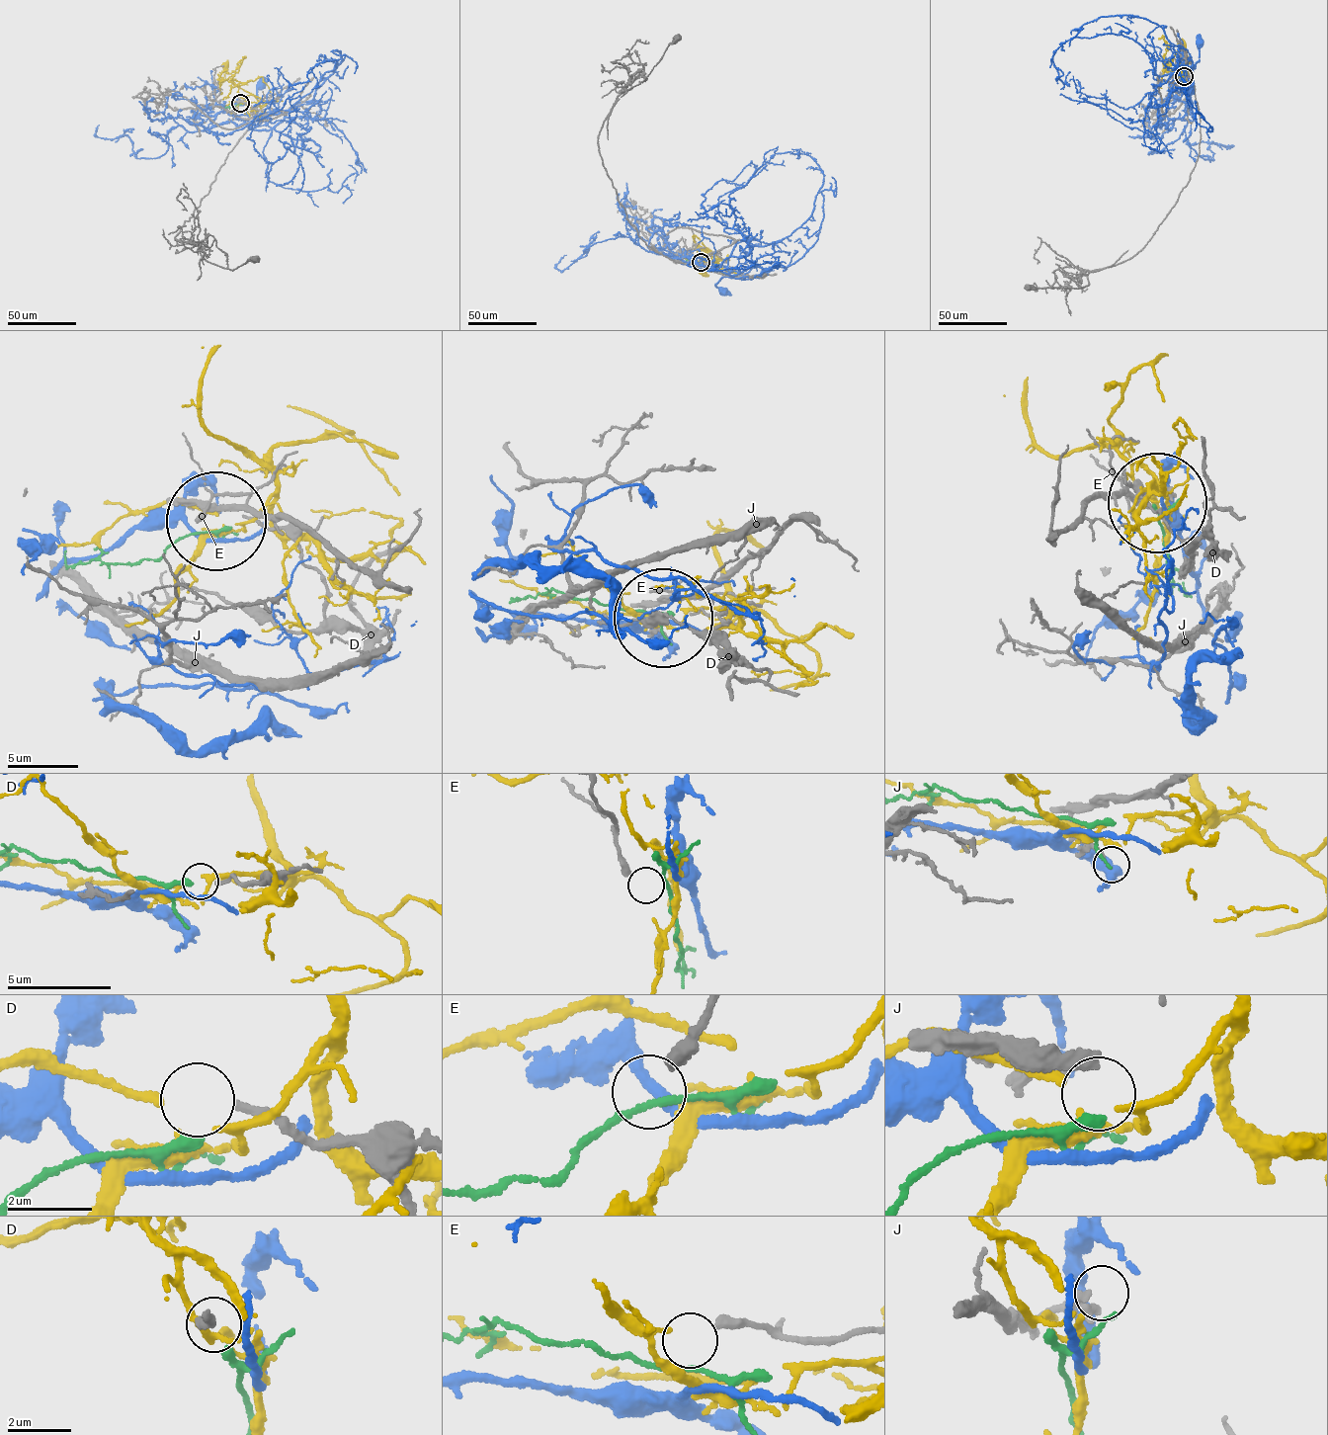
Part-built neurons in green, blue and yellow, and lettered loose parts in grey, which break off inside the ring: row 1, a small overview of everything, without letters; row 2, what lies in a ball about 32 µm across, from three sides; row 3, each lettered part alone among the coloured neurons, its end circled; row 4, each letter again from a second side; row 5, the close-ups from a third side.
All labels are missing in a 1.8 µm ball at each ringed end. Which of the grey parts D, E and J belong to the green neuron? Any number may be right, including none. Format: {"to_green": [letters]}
{"to_green": []}

